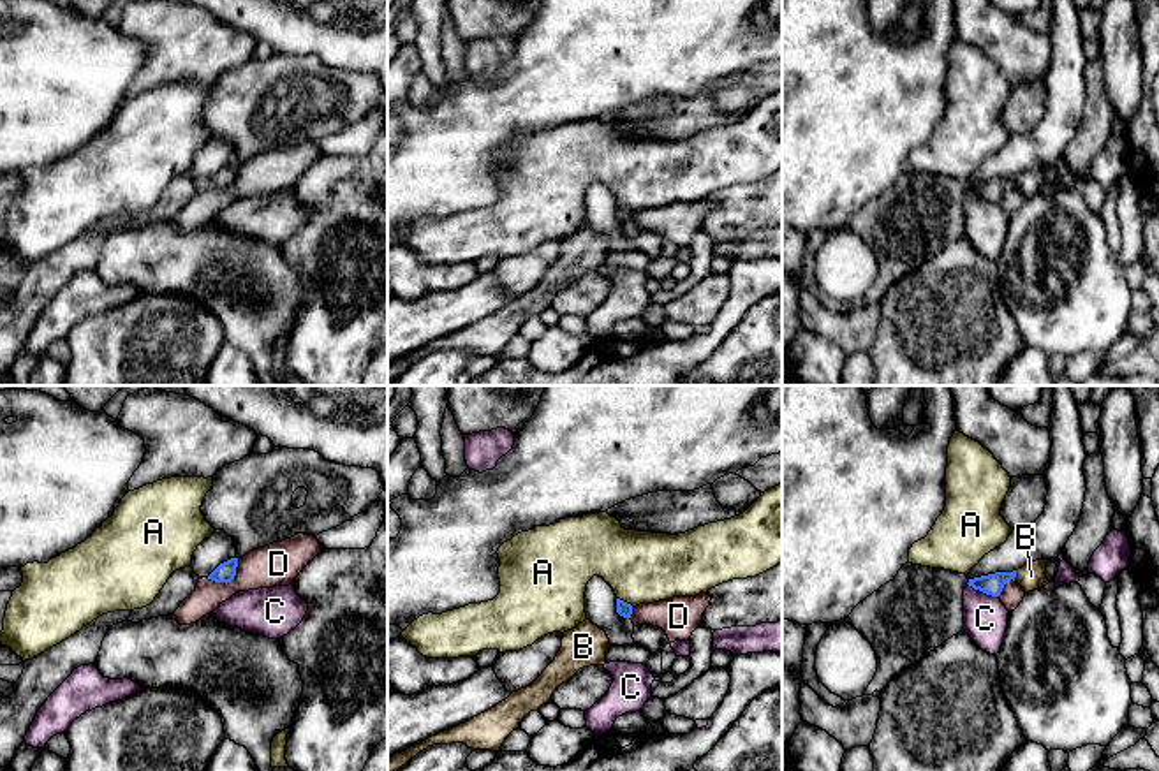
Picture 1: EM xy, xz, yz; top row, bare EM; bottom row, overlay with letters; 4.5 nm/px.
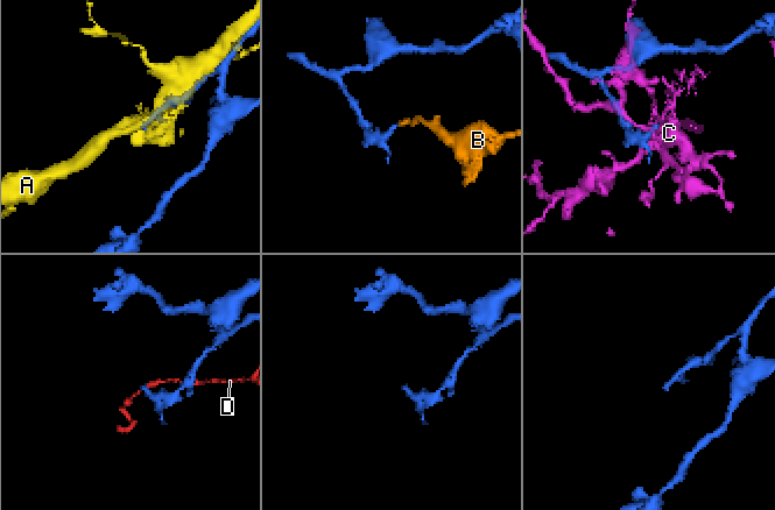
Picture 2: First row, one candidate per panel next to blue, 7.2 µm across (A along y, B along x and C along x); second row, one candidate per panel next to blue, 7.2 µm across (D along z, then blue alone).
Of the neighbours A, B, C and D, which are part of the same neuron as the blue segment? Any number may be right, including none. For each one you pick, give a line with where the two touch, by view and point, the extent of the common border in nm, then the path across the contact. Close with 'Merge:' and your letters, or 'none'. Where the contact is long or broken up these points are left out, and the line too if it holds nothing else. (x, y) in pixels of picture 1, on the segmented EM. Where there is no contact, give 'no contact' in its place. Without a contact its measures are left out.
B: meets blue in yz at (1015, 576); contact 50 nm long; runs through yz (992, 585), (1004, 576), (1015, 576), (1031, 576)
Merge: B

